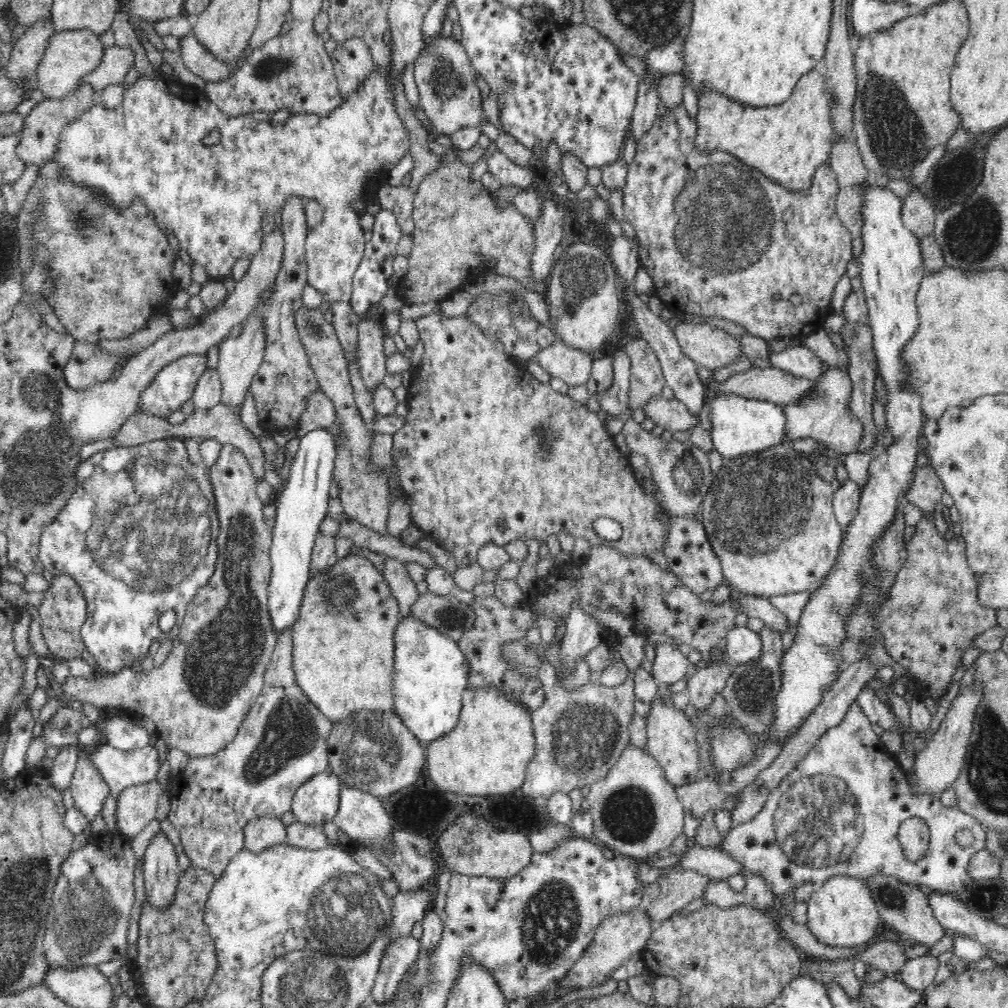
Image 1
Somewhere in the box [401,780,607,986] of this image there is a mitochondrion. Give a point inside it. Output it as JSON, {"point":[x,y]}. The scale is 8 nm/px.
{"point":[551,917]}

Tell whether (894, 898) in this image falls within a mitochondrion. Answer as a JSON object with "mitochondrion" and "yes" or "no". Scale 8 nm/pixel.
{"mitochondrion":"yes"}

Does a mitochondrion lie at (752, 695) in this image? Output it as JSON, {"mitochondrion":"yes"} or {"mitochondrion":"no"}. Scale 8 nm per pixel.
{"mitochondrion":"yes"}

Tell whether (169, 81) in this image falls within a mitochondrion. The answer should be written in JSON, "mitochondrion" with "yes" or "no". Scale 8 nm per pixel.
{"mitochondrion":"no"}

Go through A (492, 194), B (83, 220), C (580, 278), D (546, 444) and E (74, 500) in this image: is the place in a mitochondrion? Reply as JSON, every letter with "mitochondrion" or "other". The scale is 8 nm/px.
{"A":"other","B":"mitochondrion","C":"mitochondrion","D":"mitochondrion","E":"mitochondrion"}

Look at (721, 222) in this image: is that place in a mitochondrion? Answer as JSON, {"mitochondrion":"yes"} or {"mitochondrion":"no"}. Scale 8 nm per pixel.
{"mitochondrion":"yes"}

